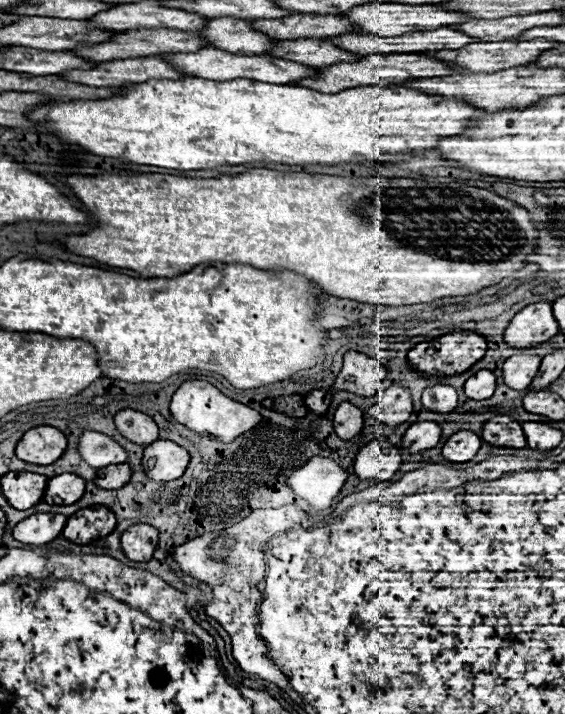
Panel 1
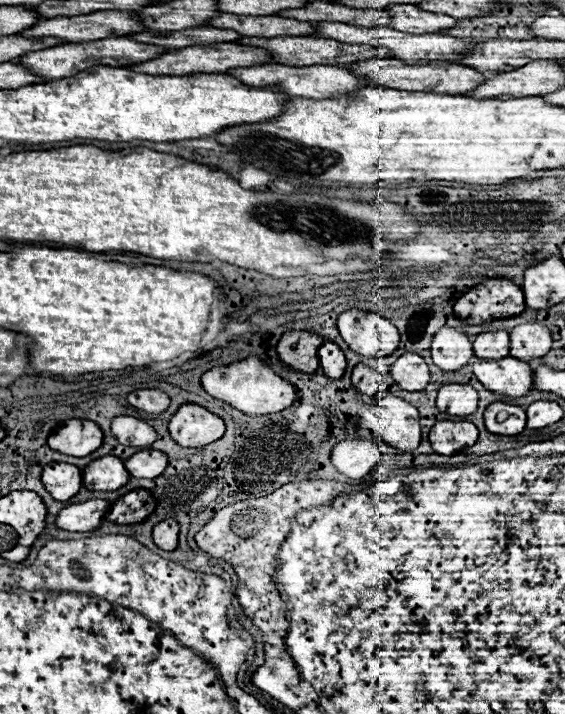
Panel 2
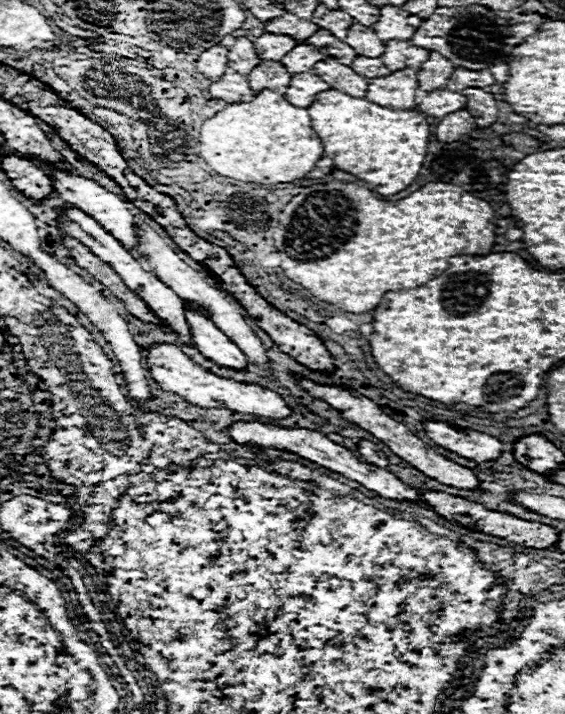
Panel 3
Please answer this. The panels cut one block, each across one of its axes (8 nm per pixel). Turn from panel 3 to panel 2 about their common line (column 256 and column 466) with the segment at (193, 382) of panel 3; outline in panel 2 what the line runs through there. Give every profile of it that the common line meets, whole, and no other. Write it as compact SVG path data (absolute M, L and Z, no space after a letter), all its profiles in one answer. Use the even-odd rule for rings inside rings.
M446 384L438 390L436 408L450 416L468 416L478 408L478 394L472 386Z

